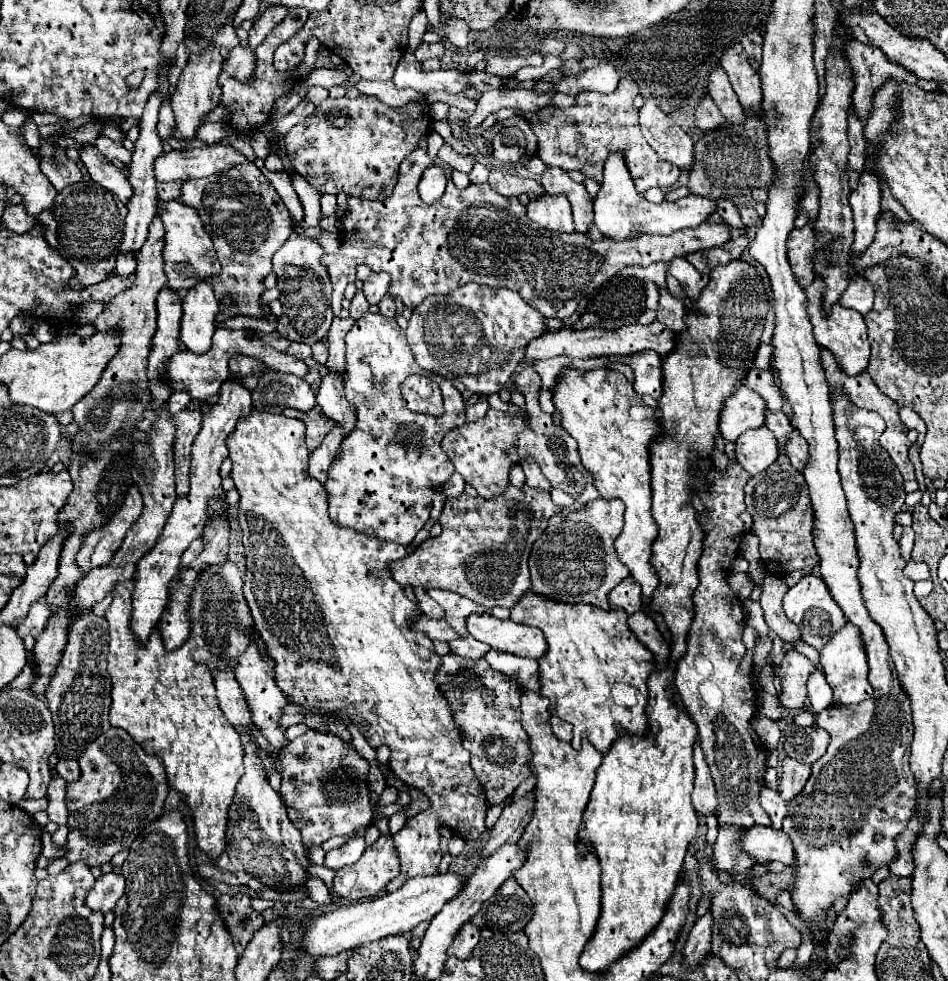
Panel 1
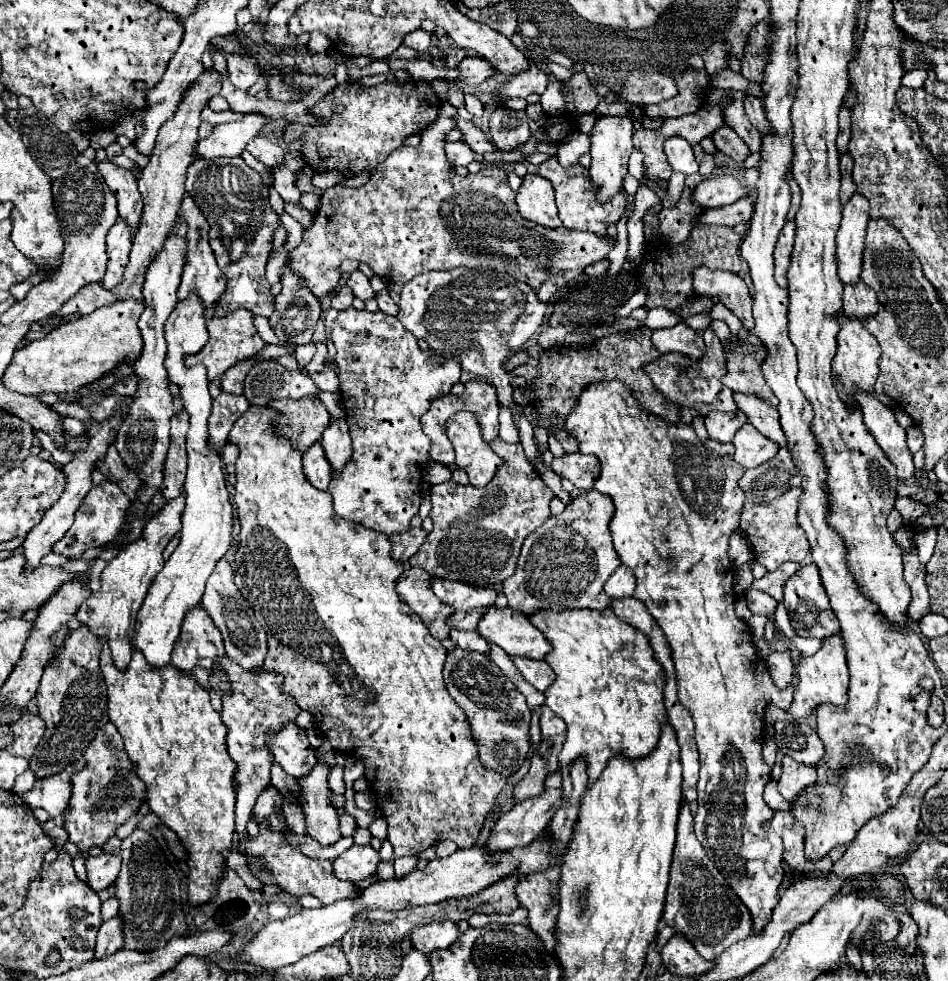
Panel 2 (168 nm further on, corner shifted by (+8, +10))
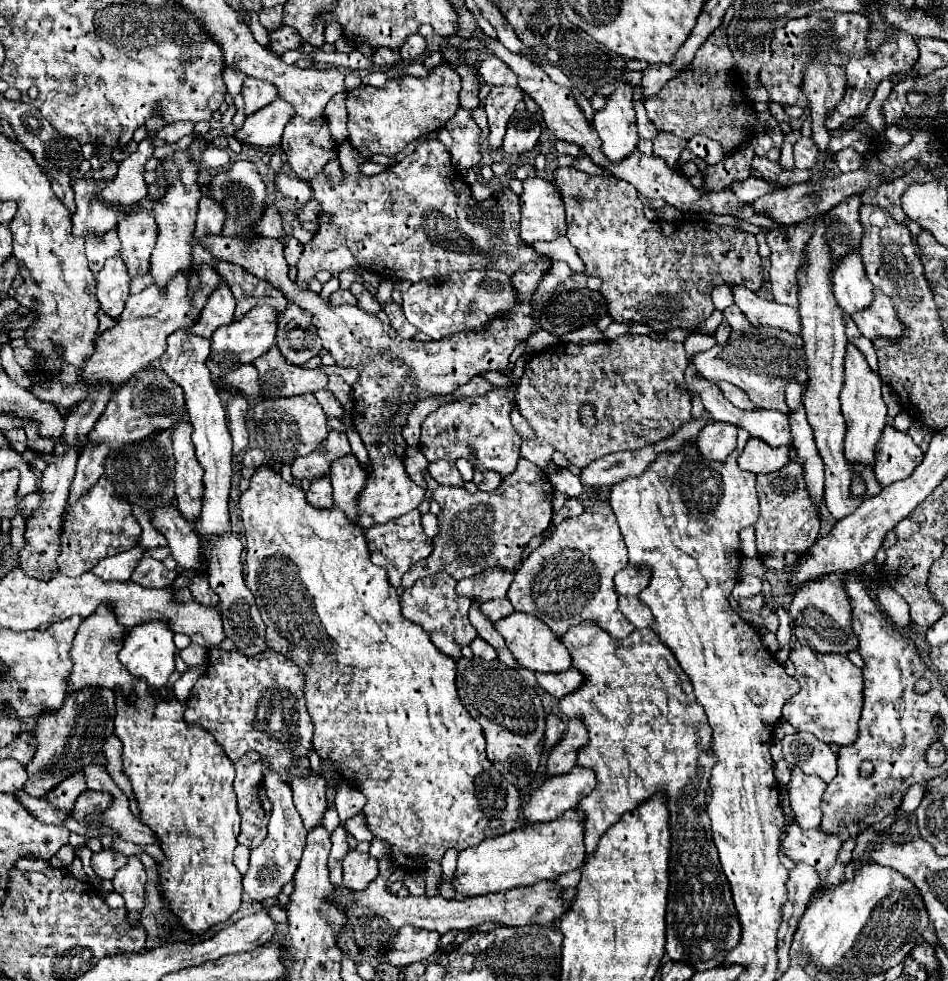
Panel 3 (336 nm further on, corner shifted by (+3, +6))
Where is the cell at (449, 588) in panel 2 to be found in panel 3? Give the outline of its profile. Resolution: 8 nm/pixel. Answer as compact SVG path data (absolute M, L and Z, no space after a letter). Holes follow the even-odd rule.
M489 569L479 573L479 577L469 577L457 583L457 593L467 595L467 597L477 597L479 601L487 599L497 599L505 597L507 589L513 581L515 571L505 571L505 569Z

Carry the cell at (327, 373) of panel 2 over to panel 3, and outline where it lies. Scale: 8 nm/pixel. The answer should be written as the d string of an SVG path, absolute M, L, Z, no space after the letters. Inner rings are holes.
M323 391L323 393L315 395L315 397L317 397L317 401L321 403L321 407L323 407L323 411L325 411L327 417L337 417L337 419L341 419L343 409L341 409L339 401L337 401L329 391Z

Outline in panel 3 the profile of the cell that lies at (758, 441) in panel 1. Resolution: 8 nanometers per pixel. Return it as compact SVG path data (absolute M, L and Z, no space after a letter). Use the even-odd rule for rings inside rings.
M751 437L737 461L741 469L759 475L759 473L773 473L777 469L783 469L791 461L791 457L789 457L789 449L785 447L773 449L765 445L765 441L757 441Z

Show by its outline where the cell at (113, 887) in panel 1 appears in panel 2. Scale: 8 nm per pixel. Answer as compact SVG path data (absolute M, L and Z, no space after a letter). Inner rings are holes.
M98 855L86 859L86 875L88 887L92 891L108 889L120 871L120 857L118 855Z

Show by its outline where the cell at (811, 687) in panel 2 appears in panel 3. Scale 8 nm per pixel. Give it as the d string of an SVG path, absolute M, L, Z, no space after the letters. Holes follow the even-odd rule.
M801 641L793 643L789 659L797 669L795 679L801 691L785 705L783 719L797 731L809 731L827 745L853 745L859 735L857 721L863 709L863 671L847 655L821 655Z

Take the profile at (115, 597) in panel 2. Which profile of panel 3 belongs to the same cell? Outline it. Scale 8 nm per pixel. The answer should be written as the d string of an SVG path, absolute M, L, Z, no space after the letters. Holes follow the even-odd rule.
M107 605L97 607L97 611L93 615L83 619L83 623L77 631L77 637L73 641L73 649L69 653L73 667L67 677L65 693L77 693L77 691L83 691L89 687L105 687L111 691L121 689L123 695L131 693L133 677L129 677L129 673L125 673L125 667L117 661L117 653L123 647L123 643L121 643L123 633L125 633L125 627L117 623L117 619L113 617L113 611Z

